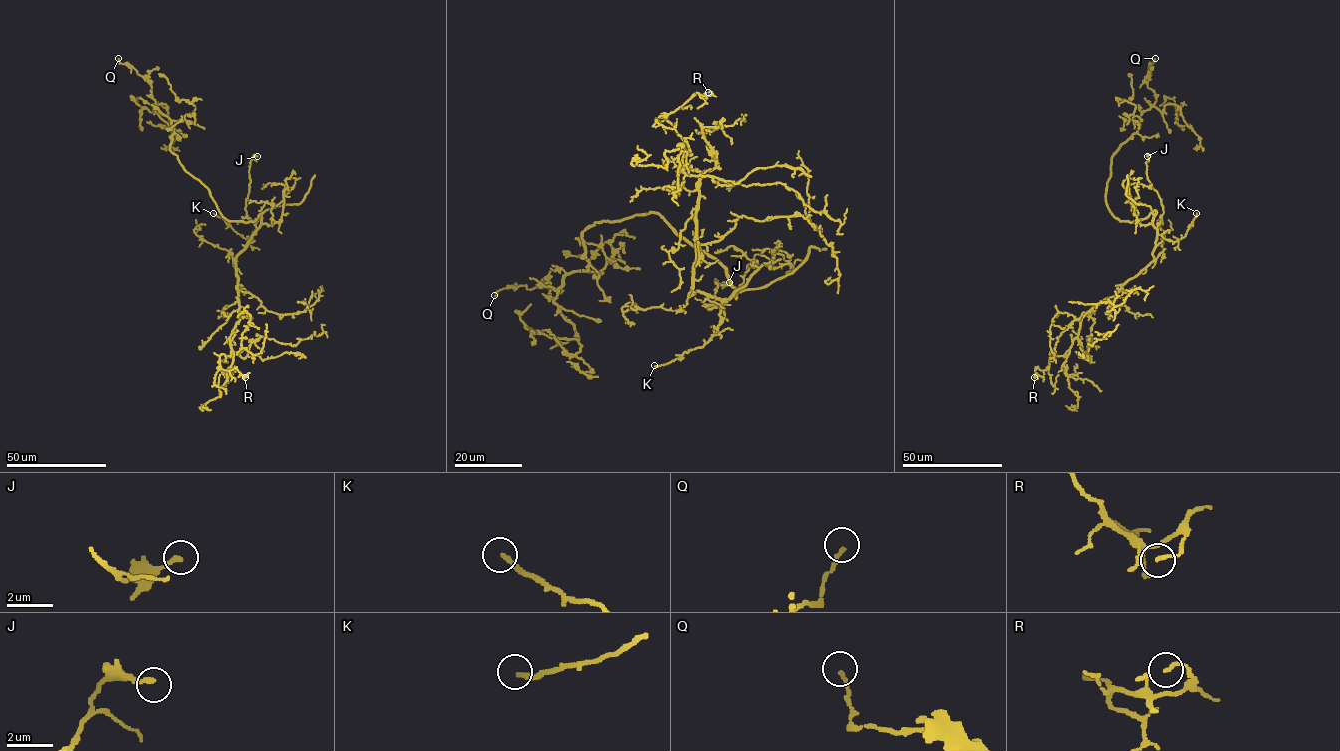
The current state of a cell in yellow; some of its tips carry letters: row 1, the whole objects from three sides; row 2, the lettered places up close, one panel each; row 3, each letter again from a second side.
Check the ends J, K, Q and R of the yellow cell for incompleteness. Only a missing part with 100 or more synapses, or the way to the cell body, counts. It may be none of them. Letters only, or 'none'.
none

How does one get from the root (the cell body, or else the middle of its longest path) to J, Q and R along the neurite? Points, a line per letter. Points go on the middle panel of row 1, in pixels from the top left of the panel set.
J: (736, 297), (735, 292), (719, 307), (711, 306), (708, 310), (717, 287), (714, 281), (720, 285), (729, 282)
Q: (736, 297), (727, 271), (654, 213), (589, 225), (588, 268), (570, 272), (556, 297), (549, 283), (494, 295)
R: (736, 297), (692, 294), (700, 172), (683, 163), (684, 142), (665, 118), (695, 93), (708, 92)

